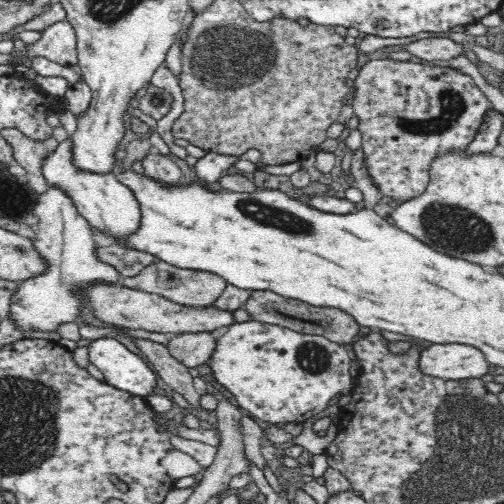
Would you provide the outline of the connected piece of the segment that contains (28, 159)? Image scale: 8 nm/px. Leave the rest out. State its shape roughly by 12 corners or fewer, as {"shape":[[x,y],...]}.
{"shape":[[17,128],[1,130],[23,181],[39,194],[47,191],[42,160],[58,147],[51,135],[37,140]]}

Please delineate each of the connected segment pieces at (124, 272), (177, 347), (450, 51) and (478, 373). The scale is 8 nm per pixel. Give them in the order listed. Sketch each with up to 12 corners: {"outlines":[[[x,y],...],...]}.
{"outlines":[[[118,243],[94,248],[98,260],[122,278],[134,277],[157,261]],[[210,332],[169,336],[168,353],[184,366],[207,364]],[[446,35],[403,45],[410,55],[428,61],[450,61],[464,53]],[[424,344],[422,372],[445,381],[480,378],[488,362],[466,344]]]}

